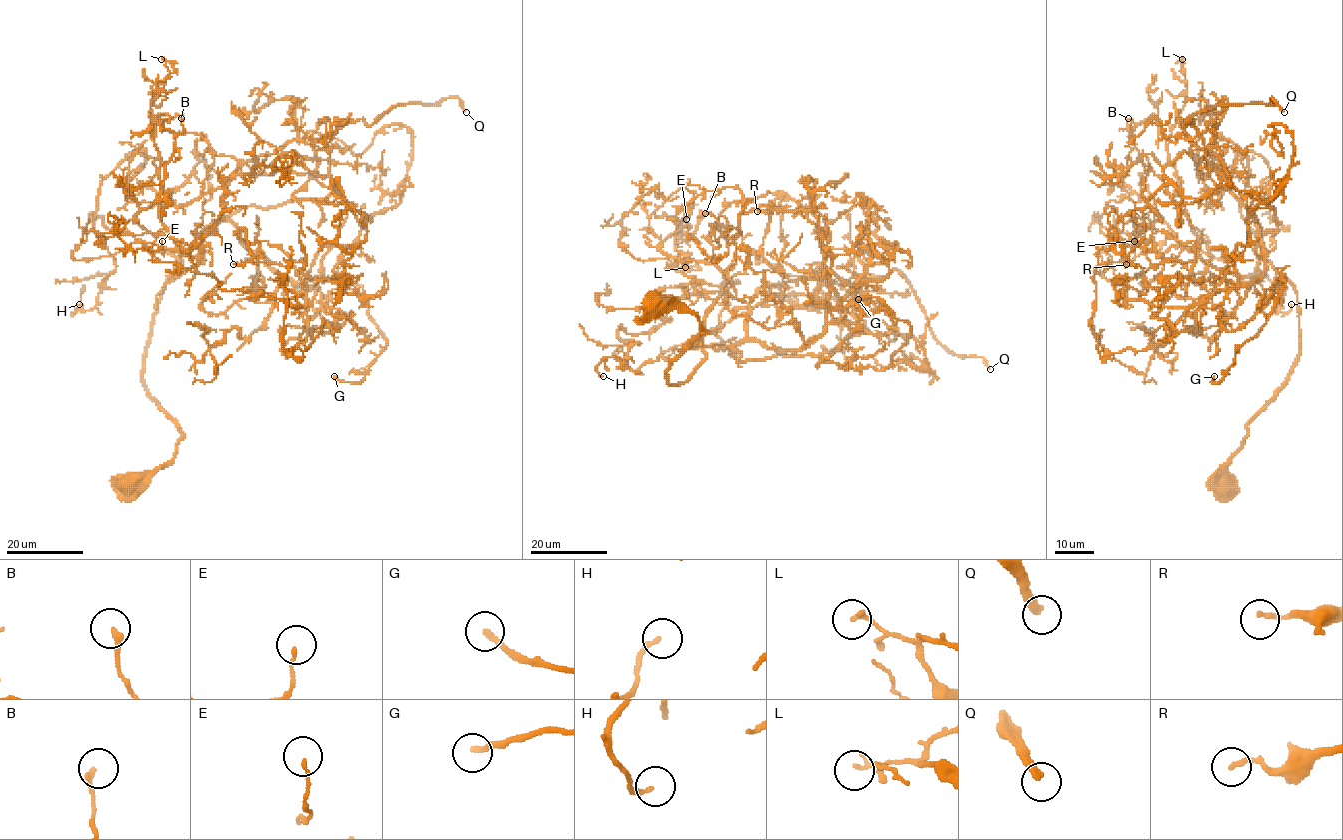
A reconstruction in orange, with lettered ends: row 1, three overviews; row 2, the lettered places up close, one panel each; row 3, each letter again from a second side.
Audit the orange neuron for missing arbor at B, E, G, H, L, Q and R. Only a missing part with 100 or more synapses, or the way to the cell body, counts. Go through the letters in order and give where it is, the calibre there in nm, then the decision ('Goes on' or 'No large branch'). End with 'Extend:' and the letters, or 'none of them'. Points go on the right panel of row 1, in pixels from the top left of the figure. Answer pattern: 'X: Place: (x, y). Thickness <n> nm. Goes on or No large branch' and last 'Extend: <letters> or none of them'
B: Place: (1128, 118). Thickness 220 nm. No large branch
E: Place: (1134, 241). Thickness 110 nm. No large branch
G: Place: (1214, 376). Thickness 200 nm. No large branch
H: Place: (1291, 304). Thickness 170 nm. No large branch
L: Place: (1182, 59). Thickness 160 nm. No large branch
Q: Place: (1284, 112). Thickness 280 nm. Goes on
R: Place: (1126, 264). Thickness 180 nm. No large branch
Extend: Q

